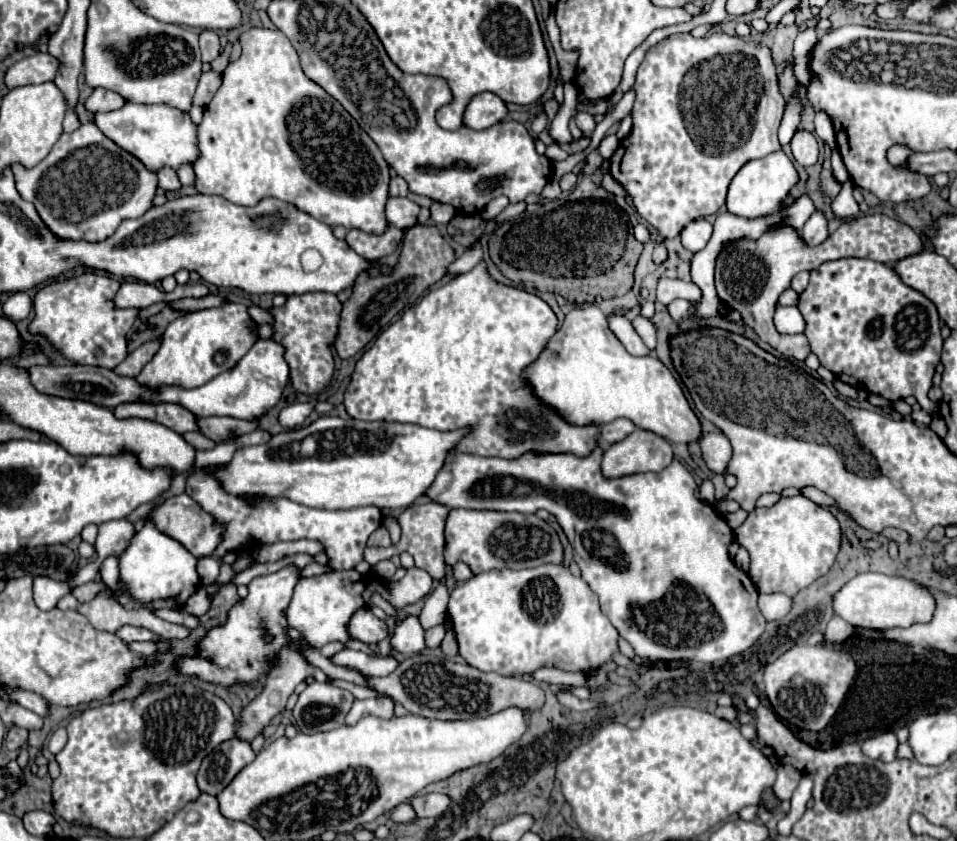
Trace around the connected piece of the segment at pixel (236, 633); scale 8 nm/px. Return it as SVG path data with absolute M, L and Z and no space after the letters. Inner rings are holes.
M288 564L278 572L254 578L248 584L248 598L230 610L228 622L224 626L208 632L208 636L200 642L200 654L196 658L180 660L180 670L184 674L198 676L204 682L214 682L220 686L230 686L234 682L256 682L262 672L268 670L276 650L288 646L288 624L284 610L298 580L300 568L296 564ZM264 630L274 636L274 642L264 640Z

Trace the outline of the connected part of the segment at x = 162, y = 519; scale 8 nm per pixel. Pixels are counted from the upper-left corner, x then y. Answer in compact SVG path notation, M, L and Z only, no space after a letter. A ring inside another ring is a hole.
M188 494L172 496L166 502L162 502L160 506L154 506L154 510L150 512L150 520L154 522L154 526L158 530L162 530L162 534L166 534L166 536L174 538L176 542L180 542L196 558L212 556L214 550L224 540L224 524L216 522L214 516L210 516L208 512L204 512ZM192 516L196 516L196 518L192 518Z

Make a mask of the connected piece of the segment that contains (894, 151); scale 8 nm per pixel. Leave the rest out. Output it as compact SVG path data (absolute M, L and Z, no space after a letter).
M894 144L890 150L887 151L887 159L890 164L894 166L900 166L908 156L910 156L910 148L908 146L902 146L902 144Z

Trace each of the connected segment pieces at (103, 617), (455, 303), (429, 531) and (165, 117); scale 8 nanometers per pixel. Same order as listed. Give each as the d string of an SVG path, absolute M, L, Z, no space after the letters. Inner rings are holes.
M108 590L98 594L94 600L80 604L78 612L84 614L96 630L104 630L104 632L116 632L118 628L122 628L126 624L142 626L142 628L146 628L166 640L188 638L192 632L190 628L186 628L182 624L170 624L148 610L124 610L118 604L118 600L114 600L110 596Z
M480 260L470 272L466 274L460 274L456 278L452 278L450 282L446 282L444 286L436 288L436 290L430 290L418 304L410 306L400 320L396 320L394 324L390 324L374 342L374 346L358 360L356 364L356 370L352 374L352 380L350 384L346 386L346 392L344 392L344 406L346 406L346 412L348 416L356 418L356 420L366 420L366 422L378 422L378 420L386 420L386 422L402 422L402 424L418 424L418 426L428 426L428 428L434 428L434 430L456 430L456 428L470 428L468 434L462 436L462 440L458 442L458 446L452 450L452 452L466 452L466 454L478 454L478 456L498 456L498 458L506 458L506 460L514 460L514 458L520 458L522 454L528 454L528 452L534 452L534 454L578 454L580 458L584 458L586 454L590 454L600 438L598 438L598 430L600 426L598 424L586 424L586 426L574 426L574 424L568 424L552 406L544 404L538 400L538 396L534 394L532 386L528 382L524 382L522 378L522 372L532 364L536 362L536 358L540 356L540 352L546 348L546 342L554 336L558 328L558 318L556 314L552 312L552 308L542 300L538 298L536 294L530 294L526 290L518 290L518 288L512 288L512 286L504 286L496 280L490 278L490 274L486 274L486 262ZM506 410L516 410L518 414L524 414L528 418L532 418L538 426L536 434L526 434L524 440L500 440L500 428L504 432L508 432L512 436L512 432L506 428Z
M432 500L414 504L410 508L406 508L400 516L398 516L398 524L402 528L402 538L398 544L394 544L388 552L390 554L400 554L400 552L408 552L412 554L414 562L418 568L424 568L434 580L444 578L444 526L446 526L446 516L448 516L448 508L442 504L436 504Z
M126 102L122 110L96 114L94 122L112 142L134 154L152 172L158 172L162 166L178 170L178 166L194 164L194 158L198 158L196 124L190 120L188 112L174 110L172 106Z

